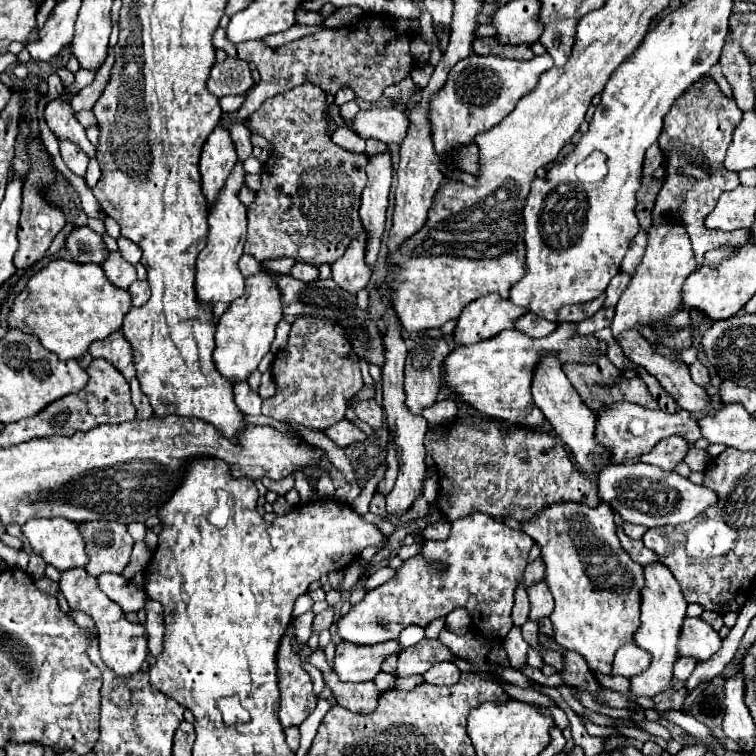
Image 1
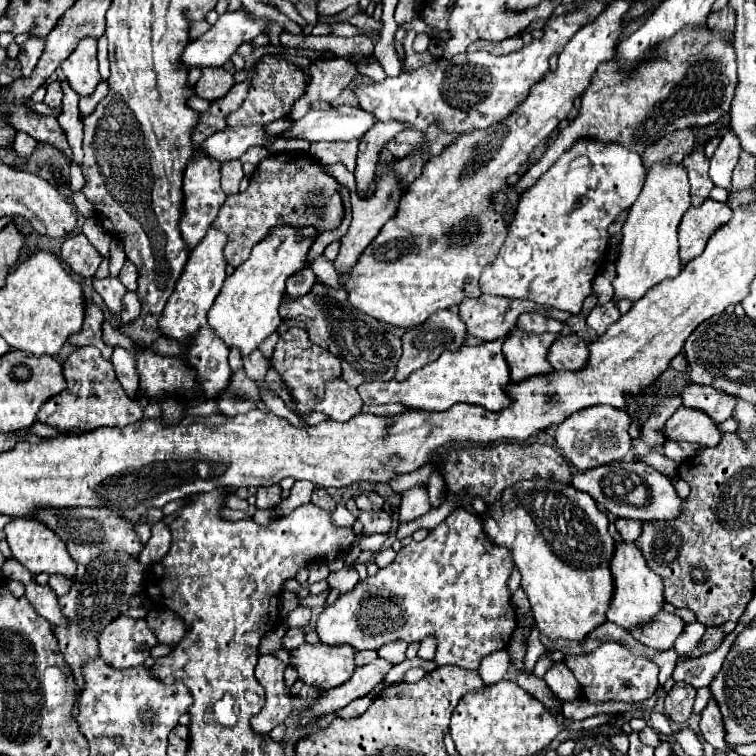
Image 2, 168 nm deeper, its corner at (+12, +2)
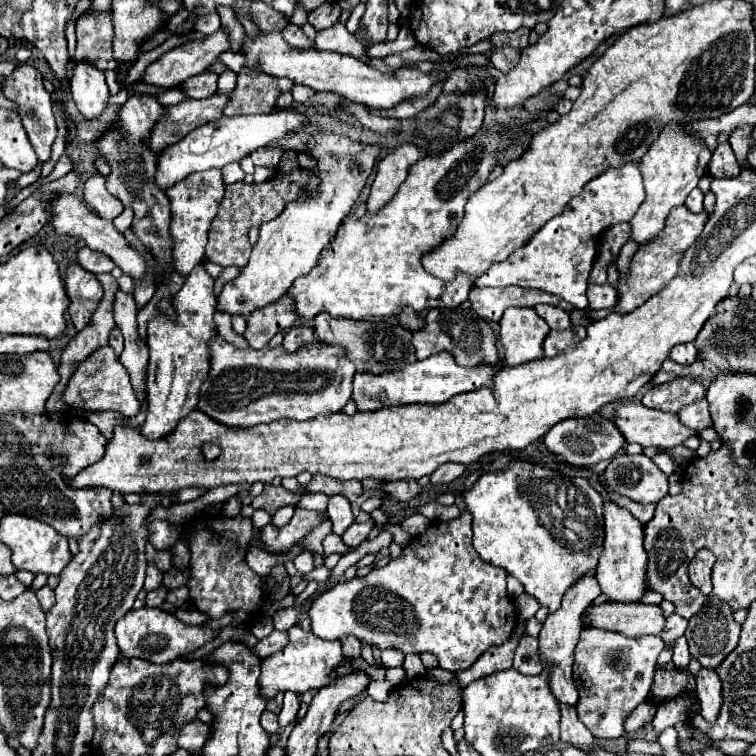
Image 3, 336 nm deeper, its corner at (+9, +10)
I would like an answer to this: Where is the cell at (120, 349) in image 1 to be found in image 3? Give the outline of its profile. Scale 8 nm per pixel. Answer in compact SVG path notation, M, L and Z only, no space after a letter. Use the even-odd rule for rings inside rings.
M69 264L65 272L65 290L71 300L69 314L71 322L77 330L83 330L95 308L99 306L99 300L103 296L103 288L95 274L79 268L79 264Z

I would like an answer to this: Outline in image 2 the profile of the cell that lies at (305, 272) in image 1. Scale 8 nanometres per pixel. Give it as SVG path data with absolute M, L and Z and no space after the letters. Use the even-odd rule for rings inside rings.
M306 266L286 280L286 292L290 296L304 296L304 292L310 292L314 282L316 282L316 276L314 276L312 268Z

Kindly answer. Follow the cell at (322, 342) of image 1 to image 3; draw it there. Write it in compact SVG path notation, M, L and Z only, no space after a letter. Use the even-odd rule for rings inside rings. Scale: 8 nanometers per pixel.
M291 328L291 330L285 334L283 346L285 346L285 350L295 352L295 350L299 350L299 346L311 344L311 342L317 342L311 328Z

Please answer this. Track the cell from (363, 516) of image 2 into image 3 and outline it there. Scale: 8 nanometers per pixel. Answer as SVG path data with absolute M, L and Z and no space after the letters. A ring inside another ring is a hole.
M365 522L365 524L351 524L345 532L343 532L343 536L341 536L341 540L343 540L343 544L345 546L349 546L349 548L357 548L367 536L369 536L369 532L371 532L371 528L373 528L375 524L373 522Z

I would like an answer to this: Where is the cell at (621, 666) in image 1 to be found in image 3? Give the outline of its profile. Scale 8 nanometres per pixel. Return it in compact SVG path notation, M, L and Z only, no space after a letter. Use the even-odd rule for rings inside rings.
M583 628L575 646L573 680L579 690L577 716L595 738L621 738L625 718L649 696L657 656L665 648L659 636L627 638L617 632Z

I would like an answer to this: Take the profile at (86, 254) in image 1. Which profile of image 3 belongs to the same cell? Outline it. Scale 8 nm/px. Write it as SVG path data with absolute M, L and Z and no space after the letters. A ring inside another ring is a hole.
M87 246L77 252L77 262L79 262L85 270L89 270L89 272L93 272L93 274L111 272L111 270L115 268L115 264L113 264L113 260L111 260L109 256L105 256L103 252L95 252L95 250L87 248Z

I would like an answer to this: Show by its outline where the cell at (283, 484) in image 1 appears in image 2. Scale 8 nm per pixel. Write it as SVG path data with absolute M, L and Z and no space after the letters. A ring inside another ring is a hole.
M278 484L274 486L260 486L256 490L256 506L258 508L272 508L280 502L280 492L282 488Z

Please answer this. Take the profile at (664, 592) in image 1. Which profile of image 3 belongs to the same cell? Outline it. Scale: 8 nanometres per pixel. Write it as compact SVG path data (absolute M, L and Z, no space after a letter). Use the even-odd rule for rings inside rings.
M615 502L603 504L603 518L605 518L605 542L599 564L595 568L595 576L603 594L611 602L635 602L645 594L643 588L645 568L647 568L647 552L643 548L643 524L625 508L617 506Z

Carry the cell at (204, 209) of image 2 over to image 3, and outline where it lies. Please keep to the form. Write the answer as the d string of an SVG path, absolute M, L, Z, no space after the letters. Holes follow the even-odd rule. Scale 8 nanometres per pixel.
M205 170L195 172L183 180L183 184L175 184L171 192L165 192L171 202L171 238L173 238L173 268L183 278L205 258L205 244L211 220L217 216L219 204L223 200L225 184L221 180L221 170Z

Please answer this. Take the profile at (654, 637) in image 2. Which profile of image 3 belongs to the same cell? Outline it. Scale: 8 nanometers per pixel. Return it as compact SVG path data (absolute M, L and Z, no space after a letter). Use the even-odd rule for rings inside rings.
M605 602L599 606L589 606L583 612L583 626L621 632L629 638L655 634L659 636L665 628L665 618L659 606L647 604L619 604Z

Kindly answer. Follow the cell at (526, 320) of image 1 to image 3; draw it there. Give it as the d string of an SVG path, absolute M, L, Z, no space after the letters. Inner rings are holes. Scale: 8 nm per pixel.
M537 304L535 306L535 312L549 324L549 328L553 330L565 330L571 326L571 320L569 320L569 312L557 308L557 306L551 306L551 304Z

